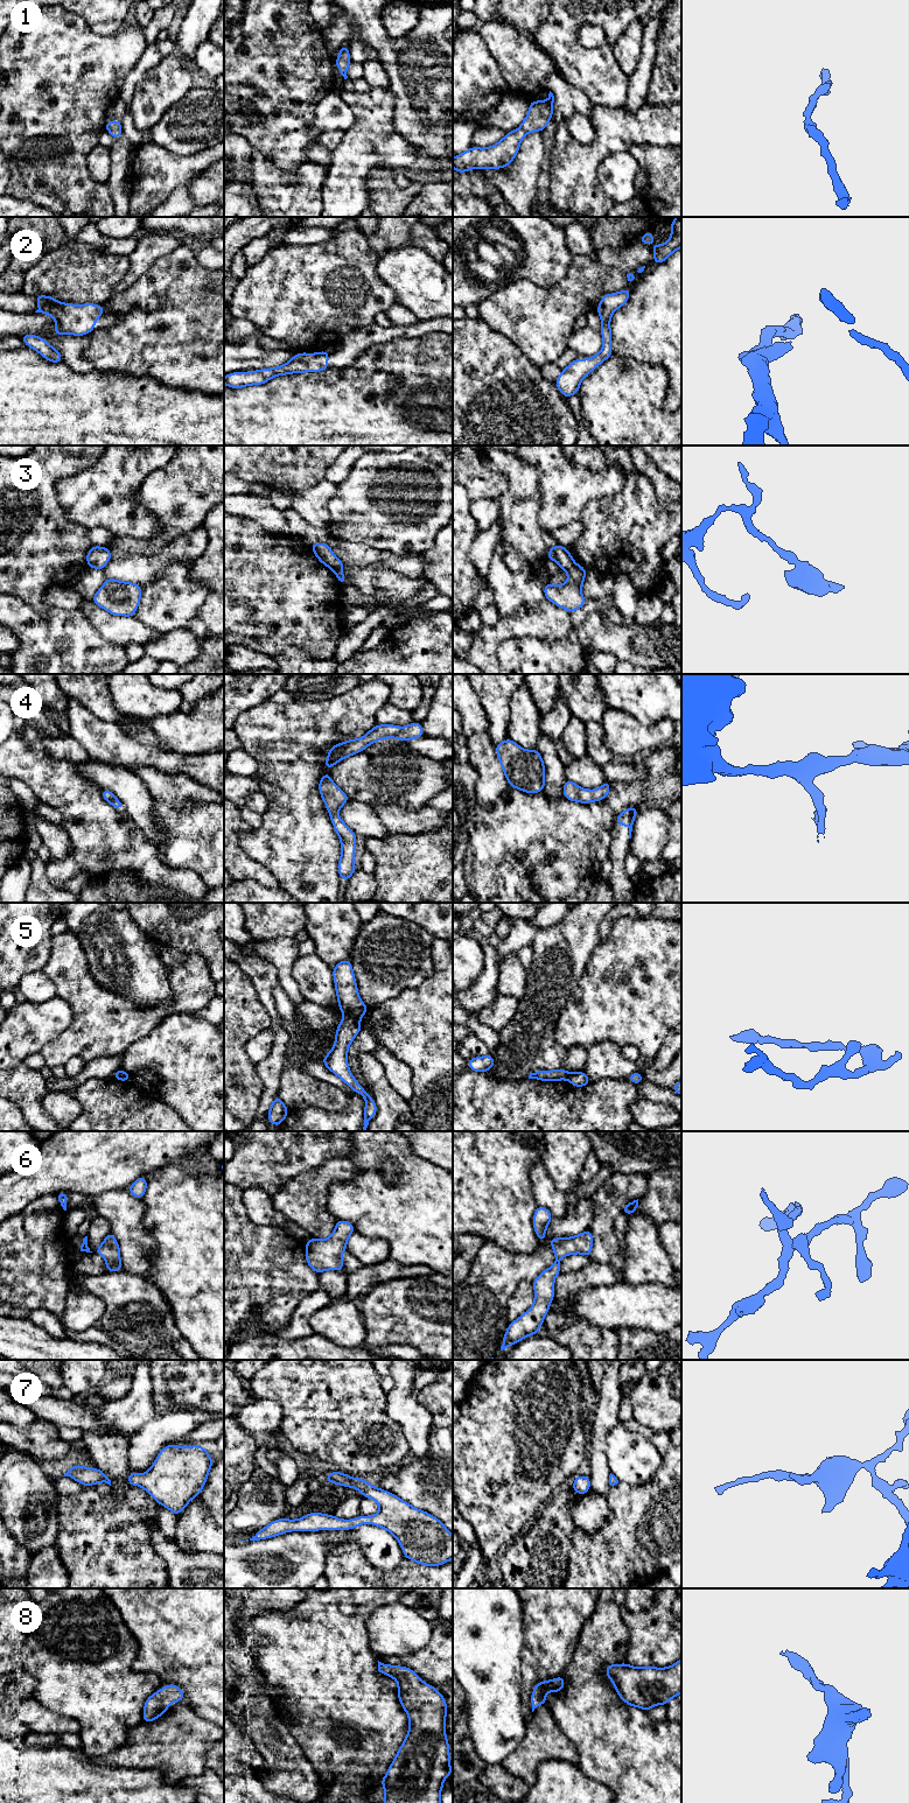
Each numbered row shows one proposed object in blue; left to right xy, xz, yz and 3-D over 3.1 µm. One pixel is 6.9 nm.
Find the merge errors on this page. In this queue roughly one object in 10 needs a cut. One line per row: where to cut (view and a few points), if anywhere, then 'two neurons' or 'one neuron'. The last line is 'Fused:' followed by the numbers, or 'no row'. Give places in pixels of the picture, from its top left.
1: no cut; one neuron
2: no cut; one neuron
3: no cut; one neuron
4: no cut; one neuron
5: no cut; one neuron
6: no cut; one neuron
7: no cut; one neuron
8: no cut; one neuron
Fused: no row

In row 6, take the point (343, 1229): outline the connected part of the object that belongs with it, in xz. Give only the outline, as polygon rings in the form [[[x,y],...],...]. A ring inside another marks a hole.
[[[337,1220],[327,1240],[309,1239],[306,1242],[308,1265],[317,1274],[326,1270],[344,1270],[342,1254],[347,1250],[347,1241],[354,1232],[351,1222]]]

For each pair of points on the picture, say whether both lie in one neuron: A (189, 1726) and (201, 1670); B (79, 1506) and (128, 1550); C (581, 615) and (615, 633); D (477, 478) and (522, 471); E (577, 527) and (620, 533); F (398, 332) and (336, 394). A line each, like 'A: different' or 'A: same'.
A: different
B: same
C: different
D: different
E: different
F: different

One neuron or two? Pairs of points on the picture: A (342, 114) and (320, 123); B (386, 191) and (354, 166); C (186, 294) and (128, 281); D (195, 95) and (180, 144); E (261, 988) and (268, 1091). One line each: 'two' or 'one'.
A: one
B: two
C: two
D: one
E: one

